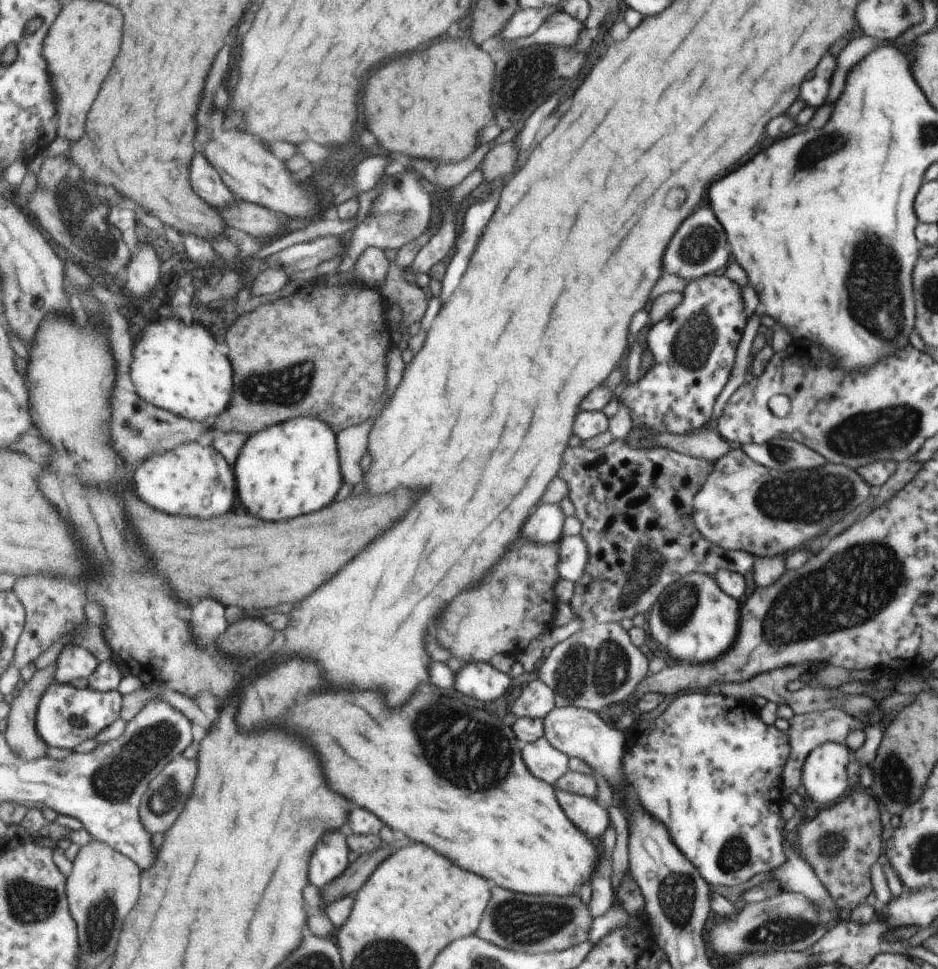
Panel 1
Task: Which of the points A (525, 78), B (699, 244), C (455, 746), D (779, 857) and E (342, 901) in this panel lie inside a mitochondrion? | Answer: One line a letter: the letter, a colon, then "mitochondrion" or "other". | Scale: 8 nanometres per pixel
A: mitochondrion
B: mitochondrion
C: mitochondrion
D: other
E: other

